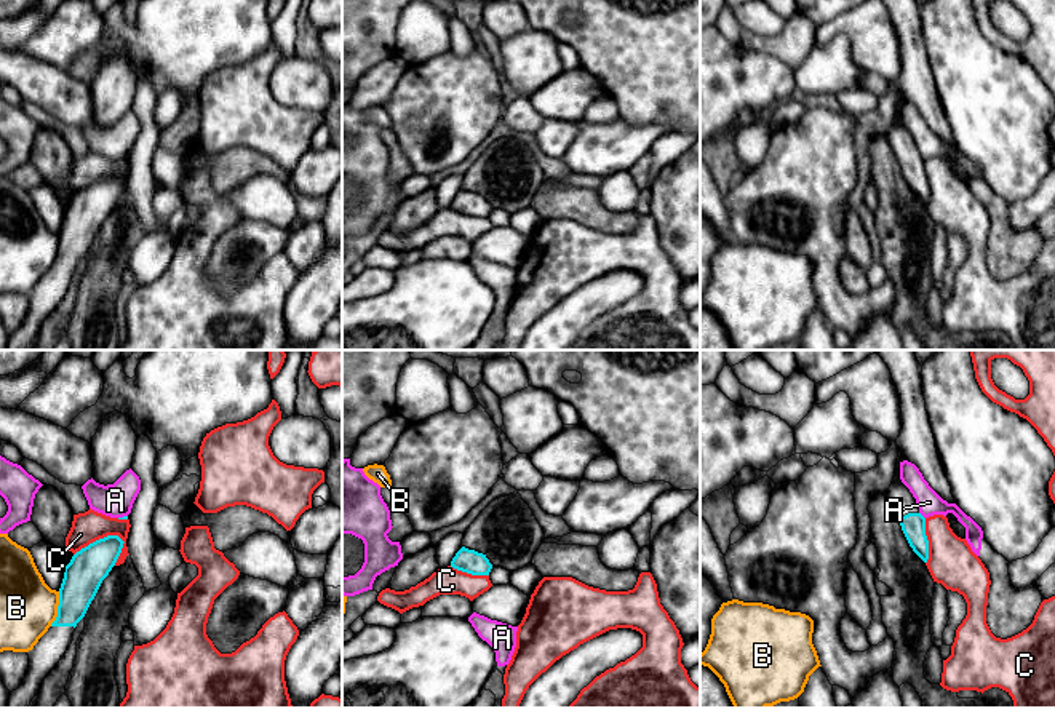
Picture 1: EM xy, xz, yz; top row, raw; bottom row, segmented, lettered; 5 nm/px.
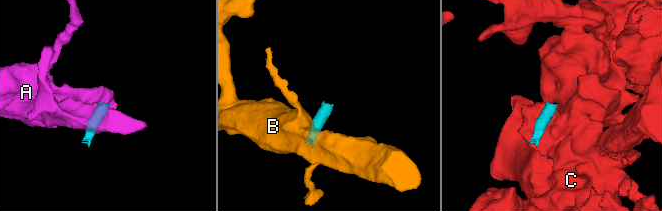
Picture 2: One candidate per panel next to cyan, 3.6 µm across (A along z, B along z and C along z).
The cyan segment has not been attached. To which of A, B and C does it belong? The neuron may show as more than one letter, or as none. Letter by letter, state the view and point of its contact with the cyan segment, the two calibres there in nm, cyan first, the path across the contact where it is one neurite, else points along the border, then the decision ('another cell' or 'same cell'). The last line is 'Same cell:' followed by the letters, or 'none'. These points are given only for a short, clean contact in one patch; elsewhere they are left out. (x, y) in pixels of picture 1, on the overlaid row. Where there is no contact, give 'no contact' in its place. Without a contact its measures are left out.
A: contact yz (921, 515); calibres 130 and 120 nm; border yz (919, 512), (924, 518); another cell
B: contact xy (58, 609); calibres 190 and 280 nm; border xy (59, 592), (58, 616), (50, 625); another cell
C: contact xy (99, 539); calibres 190 and 160 nm; another cell
Same cell: none

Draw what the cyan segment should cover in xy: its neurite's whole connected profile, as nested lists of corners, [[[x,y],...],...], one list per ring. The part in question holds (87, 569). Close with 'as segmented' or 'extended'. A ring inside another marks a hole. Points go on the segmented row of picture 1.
[[[107,535],[77,551],[64,567],[59,588],[58,617],[29,655],[29,671],[22,684],[10,692],[6,708],[27,708],[40,694],[46,674],[59,663],[74,639],[77,623],[85,617],[102,580],[115,566],[123,540]]] | extended

